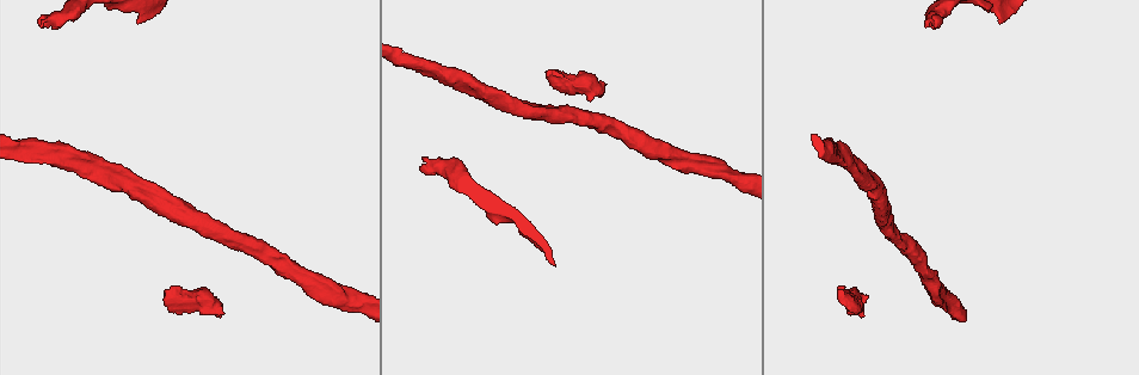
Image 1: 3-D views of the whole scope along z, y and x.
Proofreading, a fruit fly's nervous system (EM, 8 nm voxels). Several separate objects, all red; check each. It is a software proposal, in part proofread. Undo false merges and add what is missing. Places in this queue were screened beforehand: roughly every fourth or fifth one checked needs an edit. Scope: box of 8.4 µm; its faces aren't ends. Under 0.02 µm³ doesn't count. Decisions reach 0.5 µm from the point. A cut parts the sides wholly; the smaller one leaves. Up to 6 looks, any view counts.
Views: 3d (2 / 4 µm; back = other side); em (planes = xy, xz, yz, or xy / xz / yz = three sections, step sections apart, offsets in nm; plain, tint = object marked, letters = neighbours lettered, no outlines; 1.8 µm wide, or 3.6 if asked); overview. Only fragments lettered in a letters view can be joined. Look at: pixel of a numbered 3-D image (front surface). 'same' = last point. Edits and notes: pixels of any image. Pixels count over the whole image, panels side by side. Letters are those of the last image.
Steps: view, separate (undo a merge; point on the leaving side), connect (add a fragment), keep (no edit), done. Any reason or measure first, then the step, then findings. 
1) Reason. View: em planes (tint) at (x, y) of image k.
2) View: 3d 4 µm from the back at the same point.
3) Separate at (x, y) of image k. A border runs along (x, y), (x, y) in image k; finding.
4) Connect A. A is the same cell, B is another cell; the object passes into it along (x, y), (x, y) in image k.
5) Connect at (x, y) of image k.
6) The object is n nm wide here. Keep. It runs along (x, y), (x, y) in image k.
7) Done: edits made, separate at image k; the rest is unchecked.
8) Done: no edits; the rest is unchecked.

Branch stops here. View: em planes (letters) at (39, 26) of image 1.

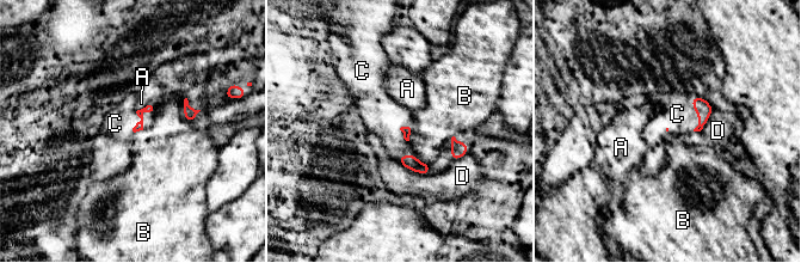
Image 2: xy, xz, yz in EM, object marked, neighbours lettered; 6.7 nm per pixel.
Connect C. C is the same cell, A, B and D are other cells; the object passes into it along (701, 105), (695, 111), (677, 114) in image 2; it goes on there.

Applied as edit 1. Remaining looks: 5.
Free end. View: 3d 4 µm at (1000, 23) of image 1.

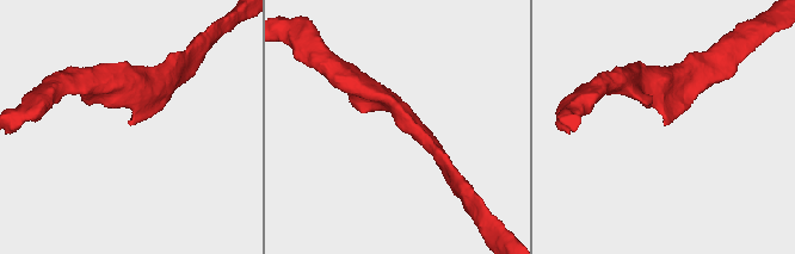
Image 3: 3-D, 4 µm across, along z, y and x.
Shape alone is not enough. View: em planes (plain) at (666, 123) of image 3.

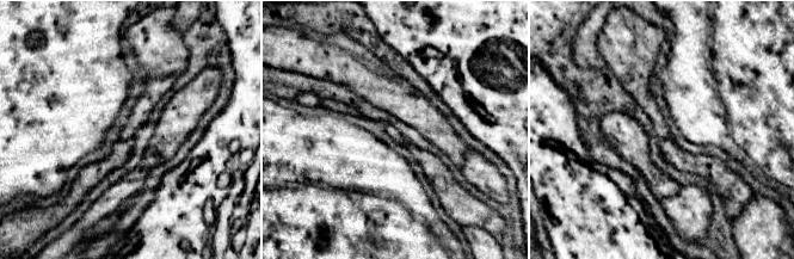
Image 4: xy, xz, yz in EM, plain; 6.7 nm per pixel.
What lies round it. View: em planes (letters) at the same point.

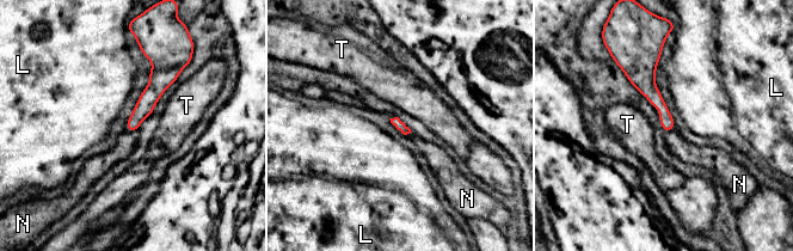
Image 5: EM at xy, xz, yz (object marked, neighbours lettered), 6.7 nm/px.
Keep. L, N and T are other cells; none of them fits.

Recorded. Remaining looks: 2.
An open end. View: em yz step 4 (plain) at (468, 77) of image 1.

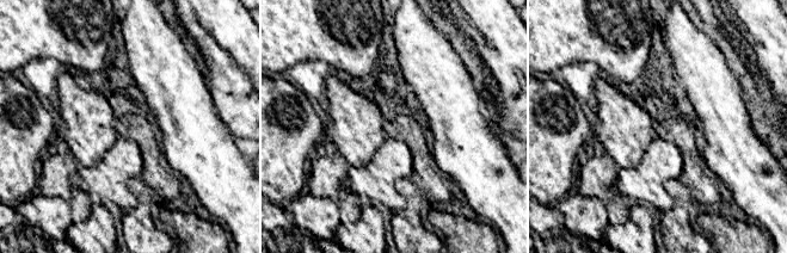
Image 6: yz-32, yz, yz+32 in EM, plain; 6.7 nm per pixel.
View: em yz step 4 (letters) at the same point.

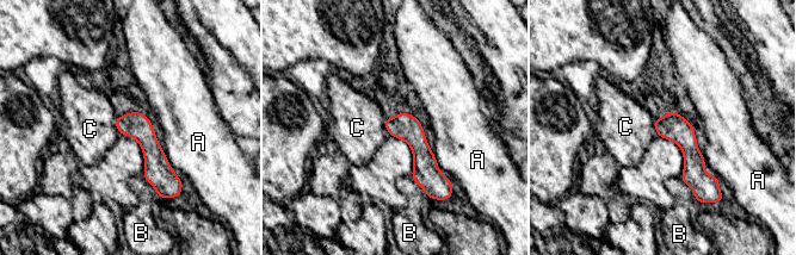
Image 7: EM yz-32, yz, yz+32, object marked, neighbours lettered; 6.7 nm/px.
The object is 180 nm wide here. Keep. A, B and C are other cells; it runs along (119, 119), (174, 179) in image 7; none of them fits.

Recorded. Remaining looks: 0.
Done: edits made, connect at image 2; the rest is unchecked.

